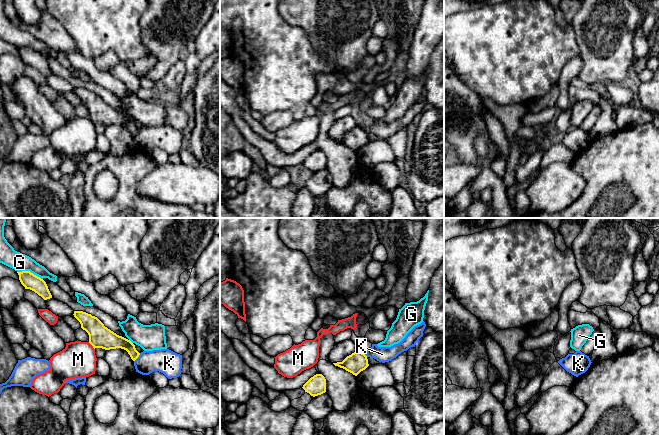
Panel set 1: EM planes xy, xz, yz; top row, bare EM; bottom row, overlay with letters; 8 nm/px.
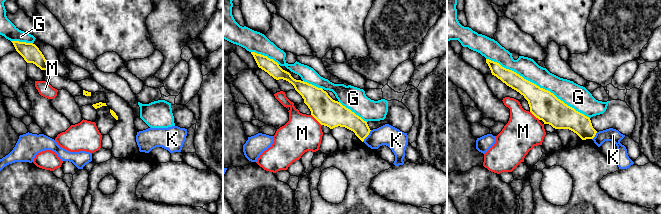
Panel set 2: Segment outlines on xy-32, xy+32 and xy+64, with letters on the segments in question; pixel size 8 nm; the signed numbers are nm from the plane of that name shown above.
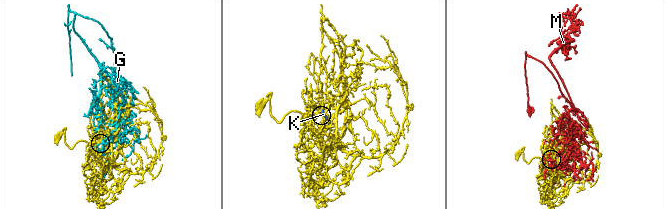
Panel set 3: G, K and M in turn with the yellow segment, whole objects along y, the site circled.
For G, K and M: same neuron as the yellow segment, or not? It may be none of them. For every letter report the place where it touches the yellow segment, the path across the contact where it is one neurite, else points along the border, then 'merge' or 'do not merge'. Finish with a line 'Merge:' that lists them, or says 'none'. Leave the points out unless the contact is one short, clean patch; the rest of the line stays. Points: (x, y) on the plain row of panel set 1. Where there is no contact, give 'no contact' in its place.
G: xy (29, 47) | do not merge
K: xy (138, 132) | along xy (140, 129), (134, 137) | do not merge
M: xy (92, 121) | do not merge
Merge: none

